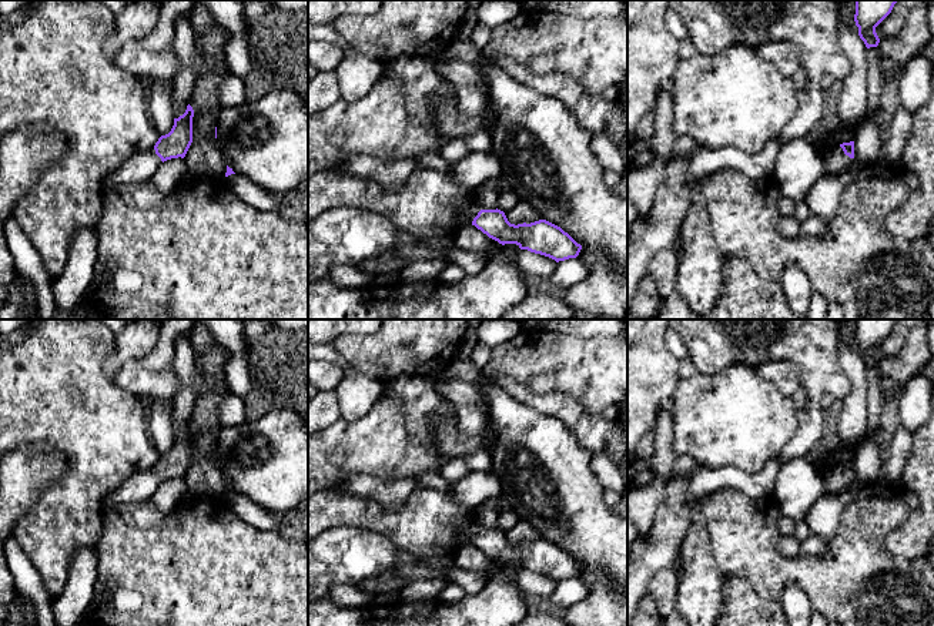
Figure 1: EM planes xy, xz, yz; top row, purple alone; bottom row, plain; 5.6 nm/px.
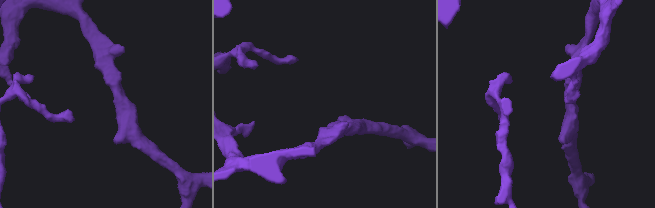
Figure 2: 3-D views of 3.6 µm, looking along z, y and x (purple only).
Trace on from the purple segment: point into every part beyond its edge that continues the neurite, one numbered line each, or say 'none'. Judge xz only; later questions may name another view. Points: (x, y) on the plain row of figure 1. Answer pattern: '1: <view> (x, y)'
1: xz (475, 489)

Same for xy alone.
1: xy (141, 486)

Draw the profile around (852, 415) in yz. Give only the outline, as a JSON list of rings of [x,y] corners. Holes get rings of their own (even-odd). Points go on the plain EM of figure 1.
[[[840,342],[840,364],[851,382],[850,394],[836,411],[838,446],[831,452],[856,448],[867,431],[868,381],[867,366],[858,352]]]

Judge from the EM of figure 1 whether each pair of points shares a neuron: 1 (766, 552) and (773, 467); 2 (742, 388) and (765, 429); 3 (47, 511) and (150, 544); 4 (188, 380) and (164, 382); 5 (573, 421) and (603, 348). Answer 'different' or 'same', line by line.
1: different
2: same
3: different
4: different
5: different

